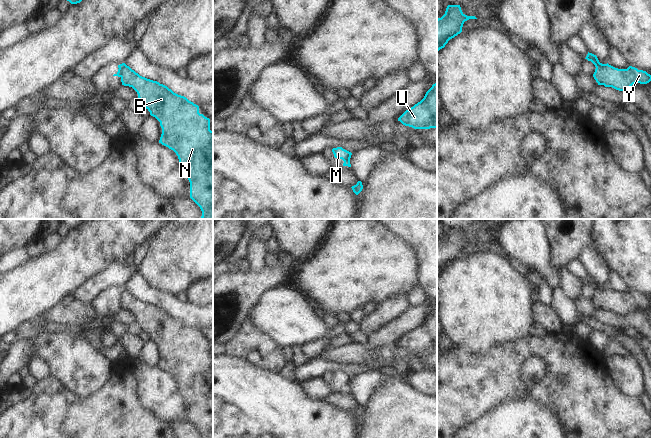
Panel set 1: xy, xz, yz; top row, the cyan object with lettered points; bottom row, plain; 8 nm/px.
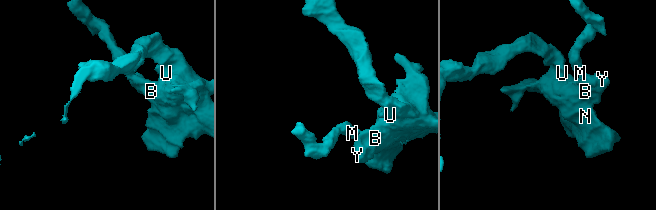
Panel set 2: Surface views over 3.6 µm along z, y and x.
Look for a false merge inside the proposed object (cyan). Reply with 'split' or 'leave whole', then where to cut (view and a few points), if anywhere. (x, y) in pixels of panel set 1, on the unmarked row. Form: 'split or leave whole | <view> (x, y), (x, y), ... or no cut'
split | xy (125, 288), (121, 301)

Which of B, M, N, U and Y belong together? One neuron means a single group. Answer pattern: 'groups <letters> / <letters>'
groups B N U Y / M

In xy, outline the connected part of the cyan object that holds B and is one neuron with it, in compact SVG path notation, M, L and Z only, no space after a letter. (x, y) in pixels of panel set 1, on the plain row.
M125 288L121 301L122 309L132 311L138 318L143 330L155 341L162 352L159 367L173 374L190 406L190 422L200 431L202 438L213 438L213 355L210 354L210 343L199 337L199 330L186 321L174 317L167 310L157 305L140 300Z

